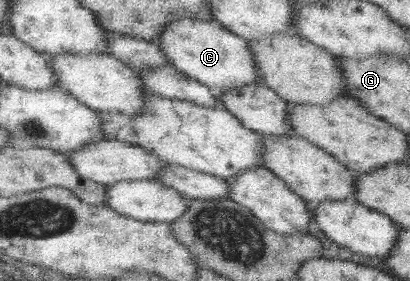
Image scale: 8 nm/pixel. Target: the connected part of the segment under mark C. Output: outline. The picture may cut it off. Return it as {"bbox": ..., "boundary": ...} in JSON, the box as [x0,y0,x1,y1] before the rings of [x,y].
{"bbox":[158,19,262,93],"boundary":[[[179,19],[165,27],[158,44],[167,53],[169,65],[208,86],[213,93],[262,83],[250,41],[236,35],[218,21]]]}

